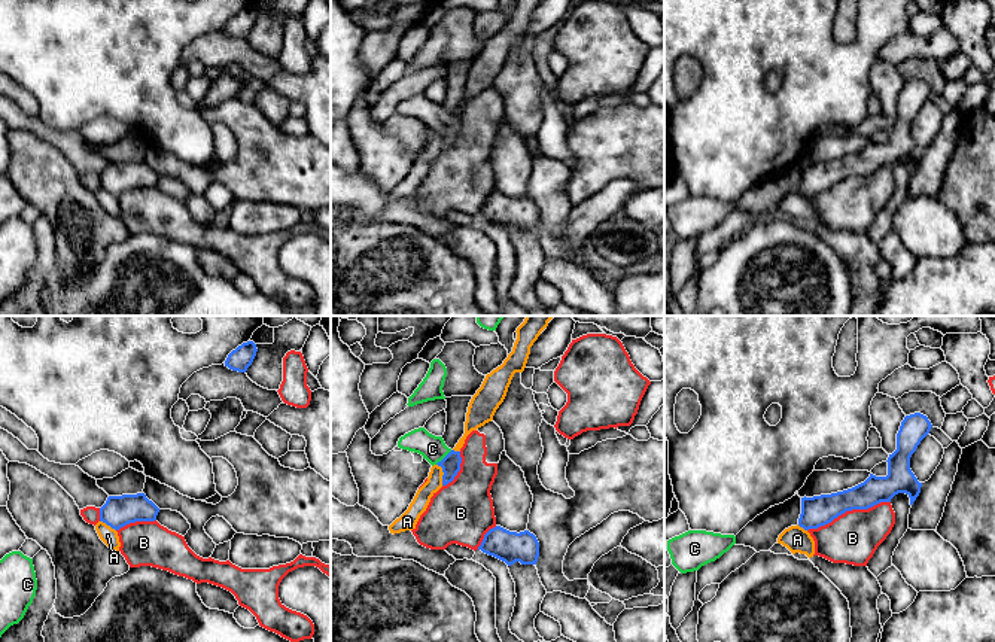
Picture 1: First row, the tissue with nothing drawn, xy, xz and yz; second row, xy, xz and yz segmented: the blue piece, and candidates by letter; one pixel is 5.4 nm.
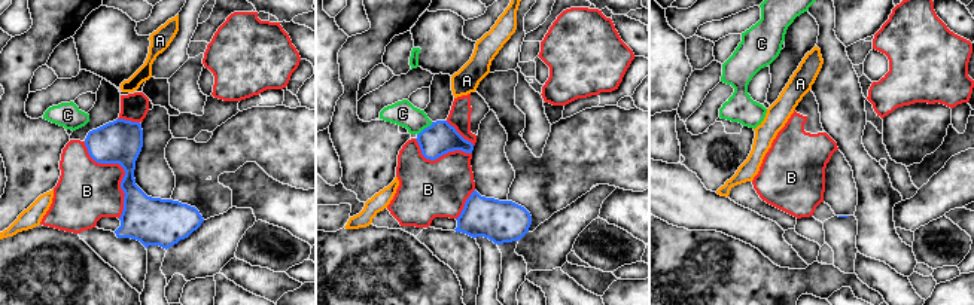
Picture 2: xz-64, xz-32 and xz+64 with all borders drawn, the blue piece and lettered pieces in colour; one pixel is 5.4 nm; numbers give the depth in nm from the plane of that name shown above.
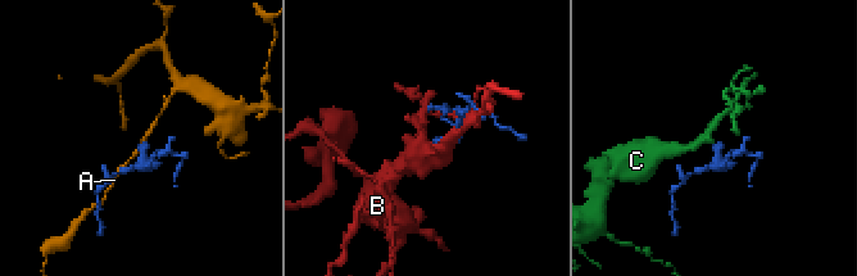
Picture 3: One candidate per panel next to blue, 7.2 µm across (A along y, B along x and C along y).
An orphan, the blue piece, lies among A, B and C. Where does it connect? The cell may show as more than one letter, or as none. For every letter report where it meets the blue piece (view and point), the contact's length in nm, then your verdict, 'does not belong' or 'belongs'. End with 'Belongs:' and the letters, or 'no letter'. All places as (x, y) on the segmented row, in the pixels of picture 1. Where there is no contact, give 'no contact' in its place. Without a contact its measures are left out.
A: contact xz (444, 474); length 120 nm; does not belong
B: contact yz (848, 510); length 480 nm; does not belong
C: contact xz (444, 458); length 120 nm; belongs
Belongs: C

